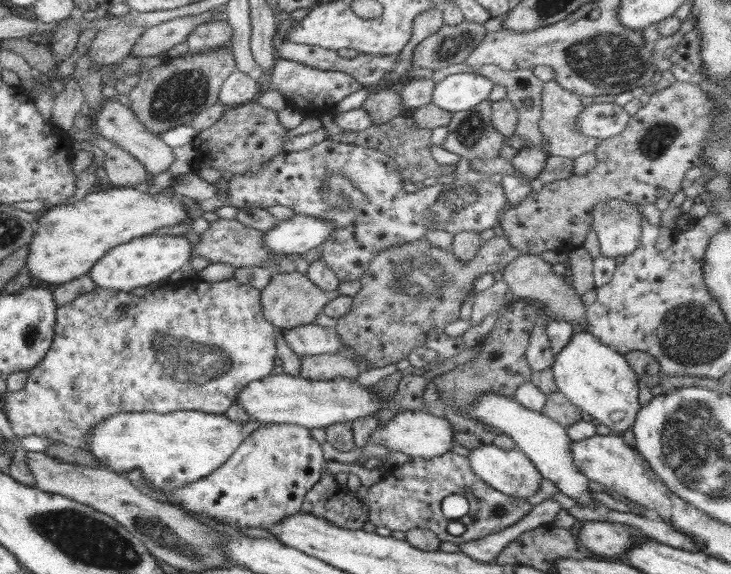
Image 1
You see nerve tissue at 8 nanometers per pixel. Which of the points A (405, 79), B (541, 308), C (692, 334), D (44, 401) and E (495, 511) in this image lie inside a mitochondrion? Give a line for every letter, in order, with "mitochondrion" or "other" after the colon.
A: other
B: other
C: mitochondrion
D: other
E: mitochondrion

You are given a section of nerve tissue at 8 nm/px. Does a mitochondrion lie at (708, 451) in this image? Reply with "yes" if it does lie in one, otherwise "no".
yes

